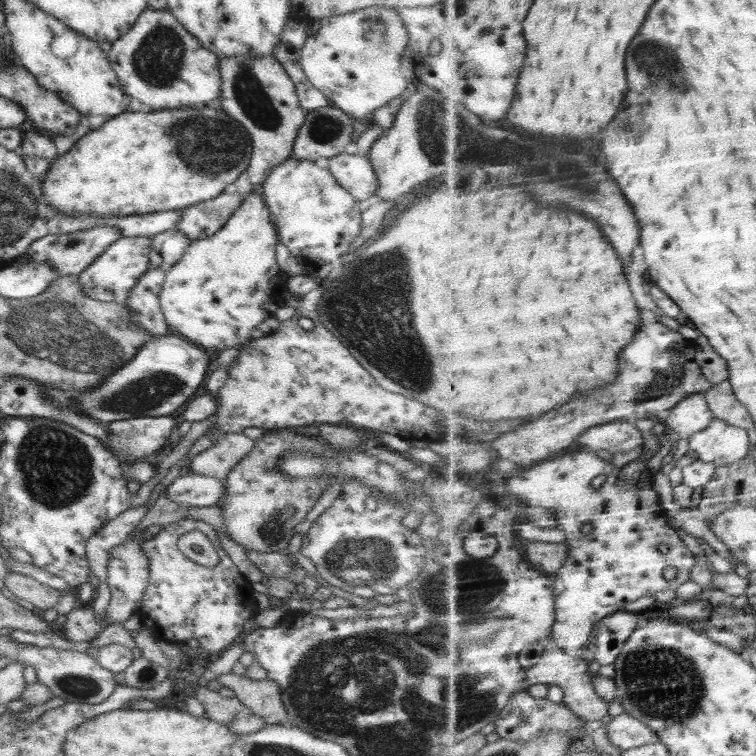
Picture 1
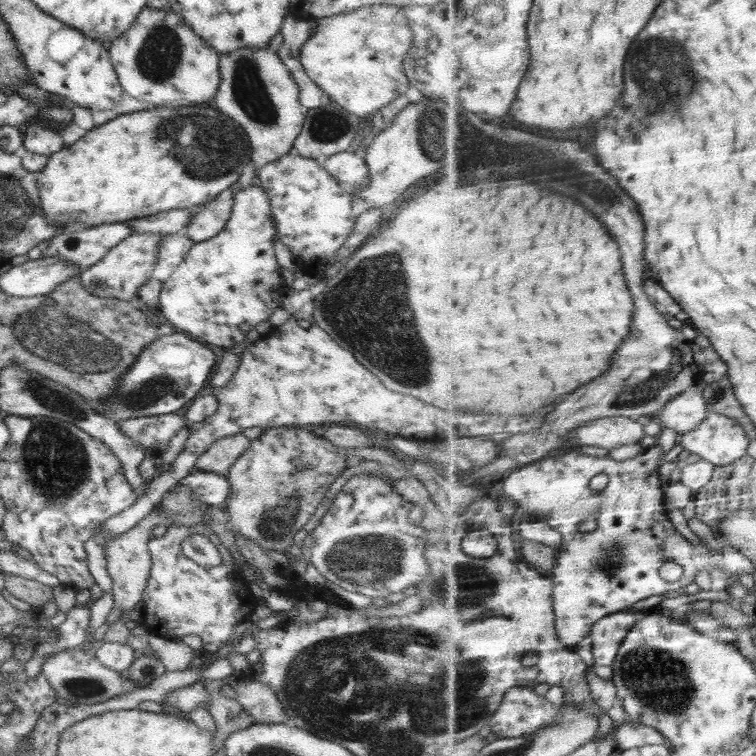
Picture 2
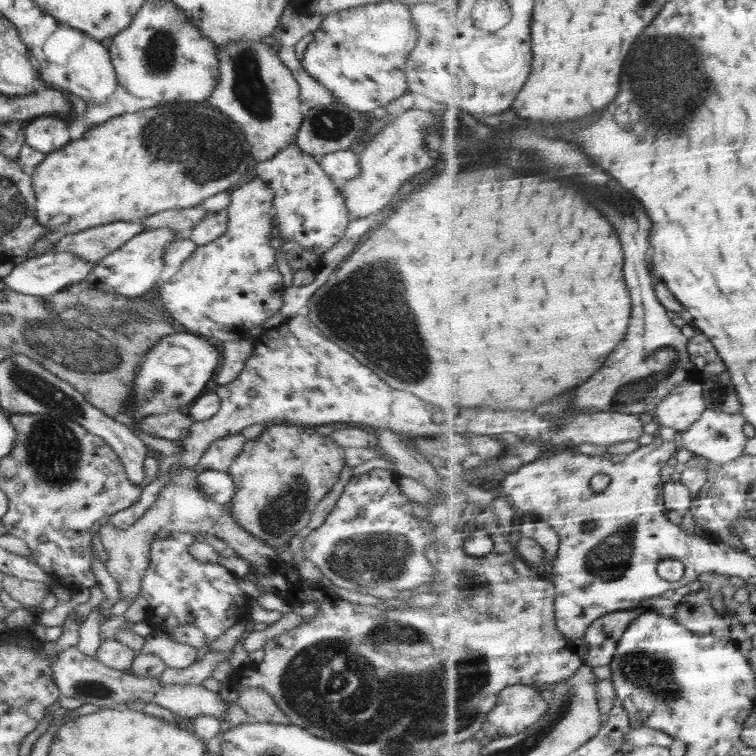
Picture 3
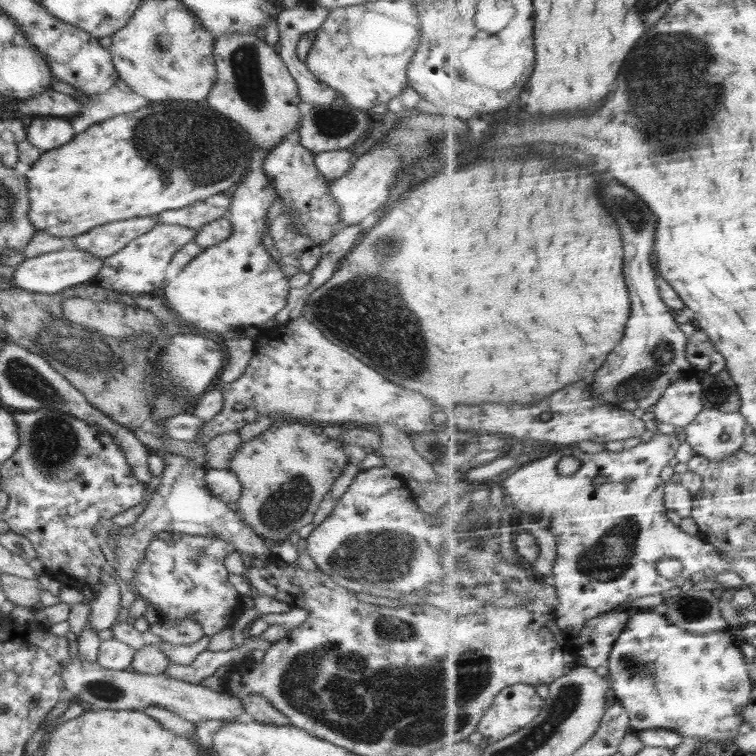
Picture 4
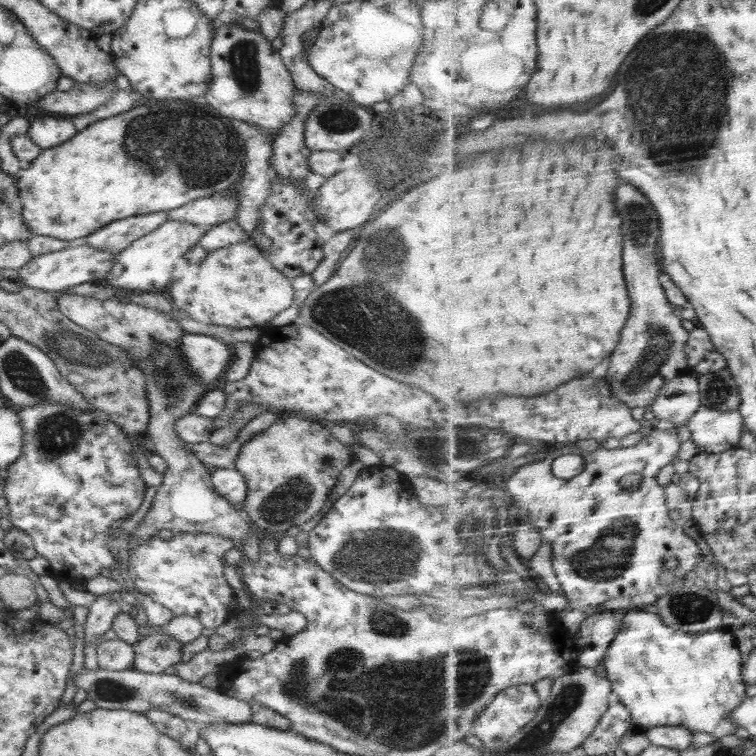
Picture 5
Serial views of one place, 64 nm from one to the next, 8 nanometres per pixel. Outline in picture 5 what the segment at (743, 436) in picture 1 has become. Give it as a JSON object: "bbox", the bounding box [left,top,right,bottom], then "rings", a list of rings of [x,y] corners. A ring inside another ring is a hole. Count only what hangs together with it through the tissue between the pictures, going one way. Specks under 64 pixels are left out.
{"bbox":[687,406,746,454],"rings":[[[702,406],[687,426],[699,453],[722,454],[737,448],[746,422],[740,409],[721,411]]]}

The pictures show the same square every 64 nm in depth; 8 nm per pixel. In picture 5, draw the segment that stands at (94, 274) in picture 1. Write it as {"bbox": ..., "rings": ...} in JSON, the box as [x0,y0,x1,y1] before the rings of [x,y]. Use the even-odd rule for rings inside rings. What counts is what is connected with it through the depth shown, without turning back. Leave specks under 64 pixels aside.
{"bbox":[96,220,206,293],"rings":[[[170,220],[155,228],[152,232],[137,238],[113,258],[112,268],[96,282],[114,288],[141,290],[144,293],[165,291],[169,286],[170,273],[176,263],[189,248],[196,245],[206,232],[205,226],[196,226],[183,220]]]}

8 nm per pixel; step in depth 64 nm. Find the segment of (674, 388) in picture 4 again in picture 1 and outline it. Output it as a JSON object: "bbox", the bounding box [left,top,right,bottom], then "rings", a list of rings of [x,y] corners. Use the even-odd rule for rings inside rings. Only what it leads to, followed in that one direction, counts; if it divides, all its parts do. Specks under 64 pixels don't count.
{"bbox":[662,393,715,439],"rings":[[[697,393],[670,410],[662,421],[668,429],[677,431],[682,439],[690,439],[694,434],[710,428],[714,419],[715,414],[710,409],[706,396]]]}

